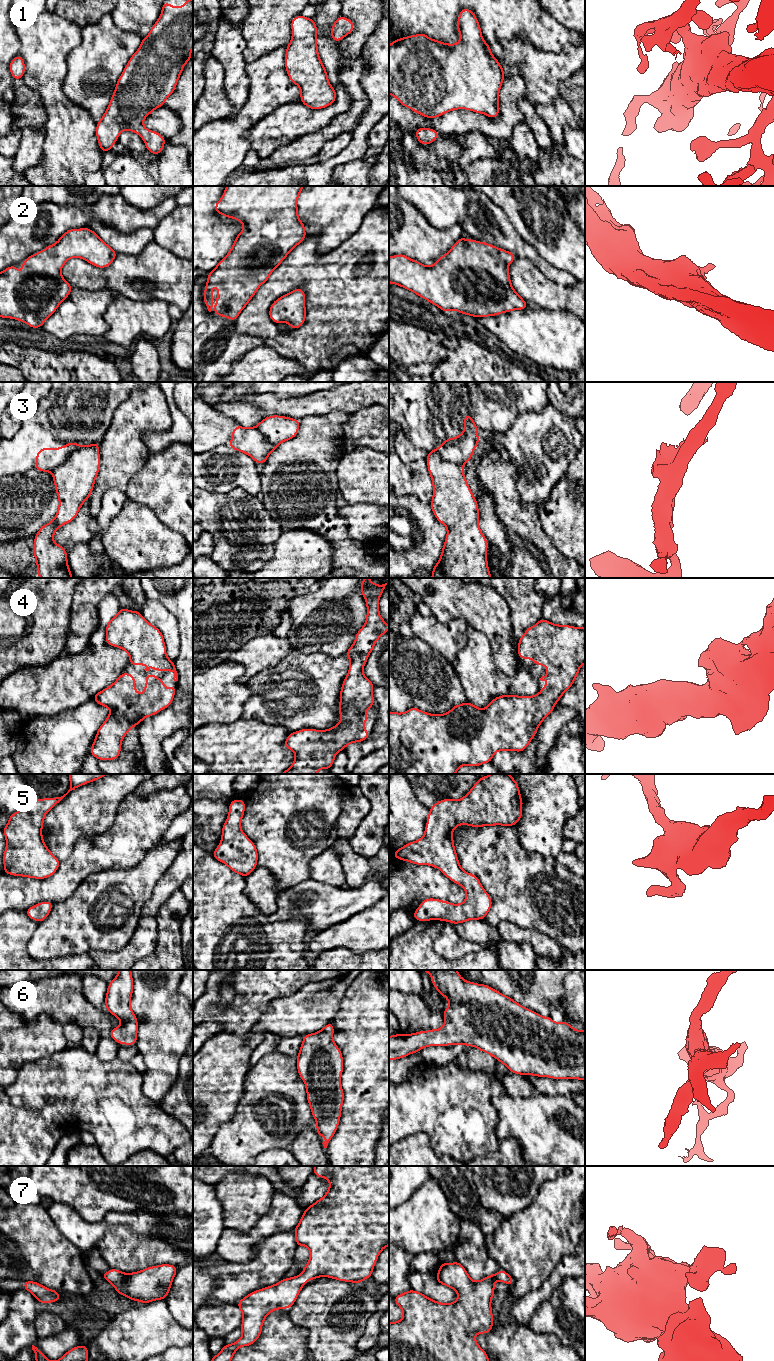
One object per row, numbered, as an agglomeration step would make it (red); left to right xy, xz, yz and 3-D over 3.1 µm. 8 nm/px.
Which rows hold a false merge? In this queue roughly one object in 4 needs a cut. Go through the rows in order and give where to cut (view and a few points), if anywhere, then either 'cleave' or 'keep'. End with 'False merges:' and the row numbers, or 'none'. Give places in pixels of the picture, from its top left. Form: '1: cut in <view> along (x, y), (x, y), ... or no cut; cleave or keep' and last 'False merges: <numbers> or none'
1: no cut; keep
2: no cut; keep
3: cut in xy along (79, 445), (52, 472); cleave
4: no cut; keep
5: no cut; keep
6: no cut; keep
7: no cut; keep
False merges: 3

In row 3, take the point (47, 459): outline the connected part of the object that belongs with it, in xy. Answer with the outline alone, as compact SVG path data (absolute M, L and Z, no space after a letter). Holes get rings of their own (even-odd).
M70 442L60 448L41 448L36 454L35 469L42 472L53 472L53 470L65 462L69 454L79 446Z

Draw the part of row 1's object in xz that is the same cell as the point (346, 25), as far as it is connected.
M340 16L331 26L331 39L339 42L345 36L349 35L354 30L354 24L351 19Z

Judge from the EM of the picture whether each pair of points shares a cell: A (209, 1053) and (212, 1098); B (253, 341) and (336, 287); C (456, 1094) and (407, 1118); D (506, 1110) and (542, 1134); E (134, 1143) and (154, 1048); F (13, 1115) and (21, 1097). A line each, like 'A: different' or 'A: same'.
A: same
B: different
C: same
D: same
E: different
F: different

